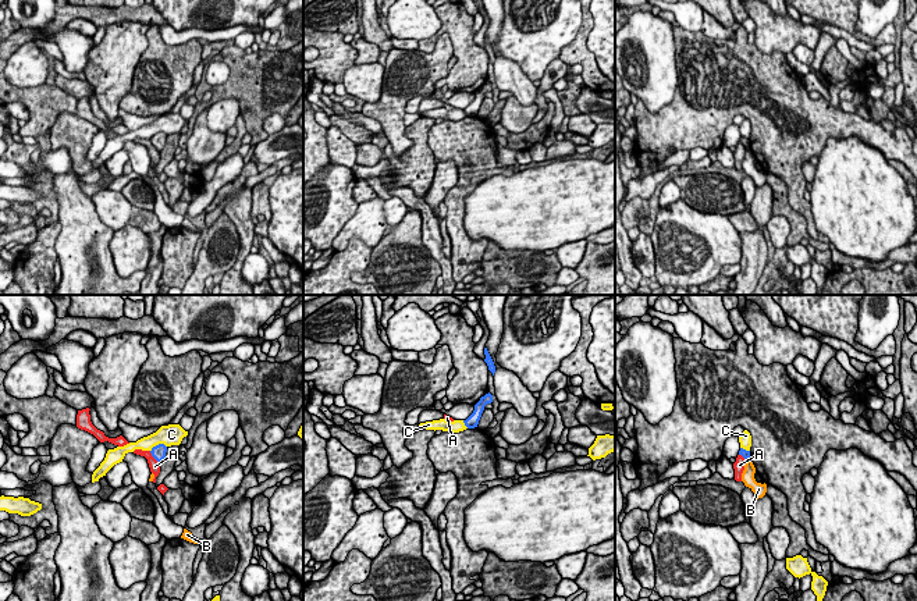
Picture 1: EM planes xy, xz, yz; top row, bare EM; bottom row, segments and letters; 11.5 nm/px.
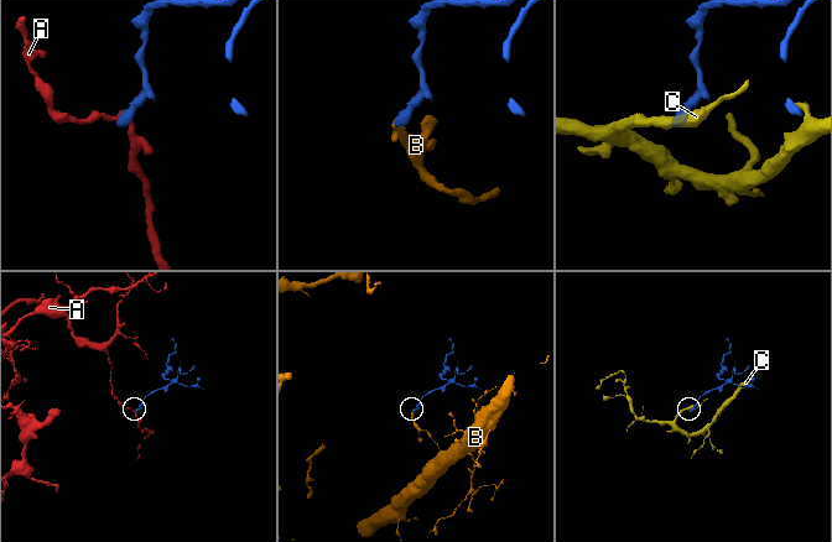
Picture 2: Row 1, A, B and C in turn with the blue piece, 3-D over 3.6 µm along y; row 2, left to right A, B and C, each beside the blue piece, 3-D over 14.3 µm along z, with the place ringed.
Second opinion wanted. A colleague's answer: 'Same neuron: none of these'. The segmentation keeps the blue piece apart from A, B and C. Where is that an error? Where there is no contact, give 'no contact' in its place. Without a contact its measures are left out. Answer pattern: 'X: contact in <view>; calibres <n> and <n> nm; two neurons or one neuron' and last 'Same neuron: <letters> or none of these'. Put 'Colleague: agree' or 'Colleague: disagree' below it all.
A: contact in xy; calibres 160 and 130 nm; two neurons
B: contact in yz; calibres 100 and 160 nm; two neurons
C: contact in xy; calibres 160 and 240 nm; two neurons
Same neuron: none of these
Colleague: agree

